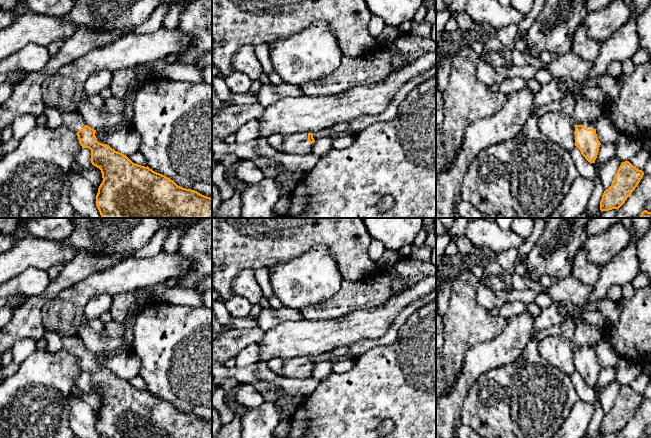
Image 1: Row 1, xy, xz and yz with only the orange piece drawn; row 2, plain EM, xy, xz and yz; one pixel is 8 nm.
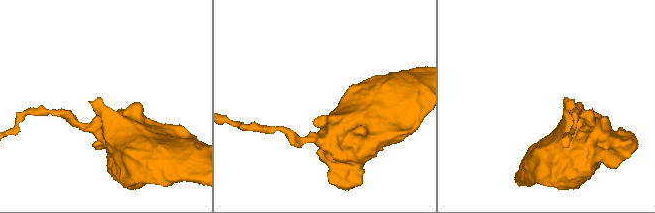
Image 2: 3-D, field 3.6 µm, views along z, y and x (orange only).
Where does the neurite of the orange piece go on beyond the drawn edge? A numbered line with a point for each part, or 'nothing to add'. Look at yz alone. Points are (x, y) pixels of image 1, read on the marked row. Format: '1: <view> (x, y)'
1: yz (587, 124)

